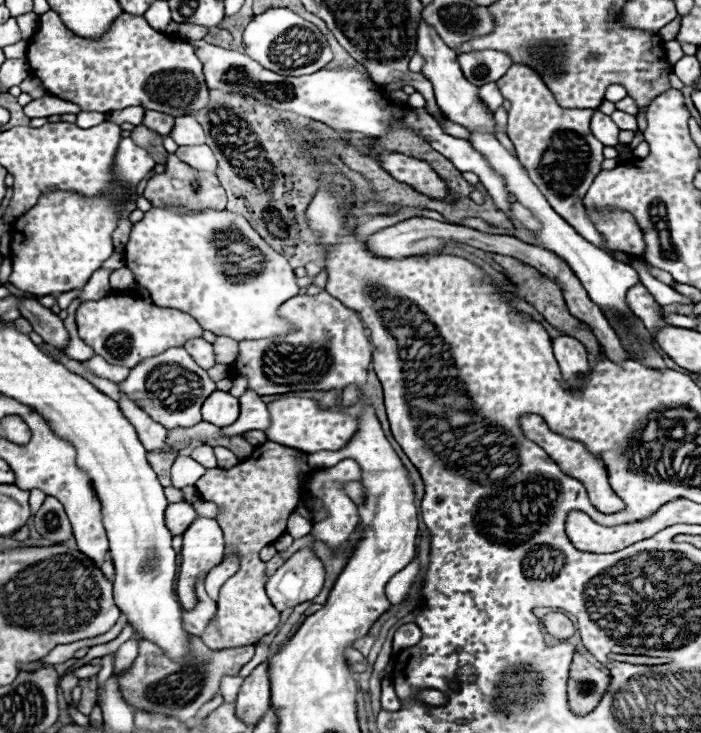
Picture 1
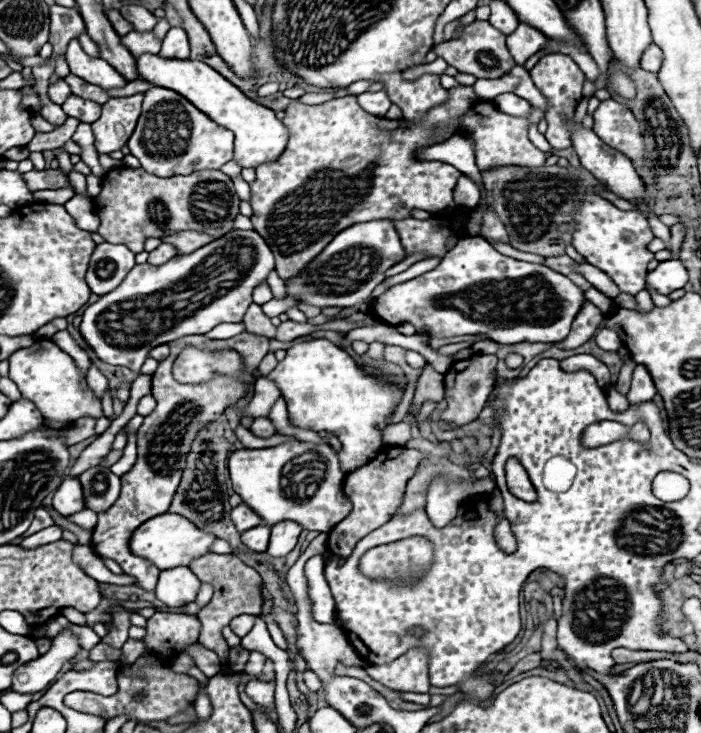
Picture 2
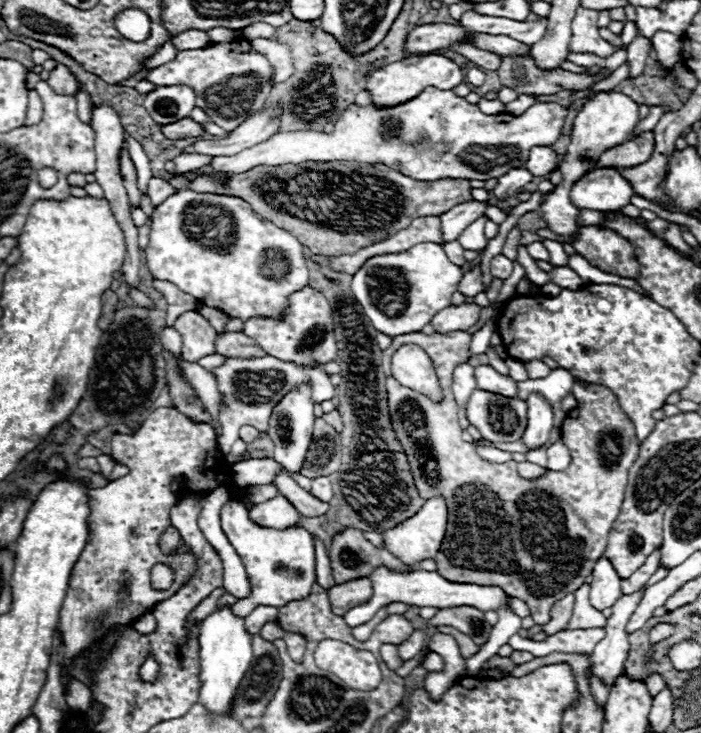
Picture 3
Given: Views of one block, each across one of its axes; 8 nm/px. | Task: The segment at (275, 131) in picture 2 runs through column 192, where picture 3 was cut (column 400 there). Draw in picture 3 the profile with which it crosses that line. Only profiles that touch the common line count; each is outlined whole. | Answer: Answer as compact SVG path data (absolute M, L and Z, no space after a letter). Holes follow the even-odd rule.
M424 54L424 56L410 56L398 62L392 62L380 70L376 70L366 84L366 90L372 96L372 104L378 108L390 108L390 106L398 106L404 104L412 98L416 98L424 88L434 86L434 88L442 88L442 90L452 90L454 86L462 84L464 76L462 70L456 62L452 62L446 56L440 54Z

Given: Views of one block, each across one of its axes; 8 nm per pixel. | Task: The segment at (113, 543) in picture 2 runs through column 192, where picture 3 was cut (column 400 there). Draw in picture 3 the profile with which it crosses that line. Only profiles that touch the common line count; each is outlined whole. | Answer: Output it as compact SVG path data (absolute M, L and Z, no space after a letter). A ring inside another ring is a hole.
M412 332L406 336L392 338L392 344L382 350L382 368L386 372L386 390L388 390L388 406L392 424L396 430L398 440L402 442L404 452L410 460L410 470L414 472L414 480L418 484L418 492L422 496L432 498L442 494L448 502L448 528L446 538L442 542L442 550L434 558L438 564L438 574L446 576L446 580L454 582L472 582L472 584L498 584L508 596L520 598L530 606L530 616L536 624L550 622L550 608L556 600L564 598L566 594L578 590L586 576L592 574L594 562L604 554L608 544L608 534L612 530L614 520L620 514L622 498L628 482L628 470L634 464L640 442L636 440L634 424L630 422L628 414L620 408L618 398L614 392L600 384L582 386L576 392L578 406L570 410L560 426L562 440L566 442L572 462L564 472L548 472L538 480L524 480L518 470L516 462L488 462L476 454L470 442L460 440L460 426L456 416L456 400L452 394L452 372L458 364L468 362L470 358L470 340L460 340L460 336L472 336L468 332L448 332L448 334L424 334ZM398 344L418 344L430 356L444 400L442 404L430 402L426 396L420 396L414 390L404 388L398 384L390 374L390 356L398 350Z

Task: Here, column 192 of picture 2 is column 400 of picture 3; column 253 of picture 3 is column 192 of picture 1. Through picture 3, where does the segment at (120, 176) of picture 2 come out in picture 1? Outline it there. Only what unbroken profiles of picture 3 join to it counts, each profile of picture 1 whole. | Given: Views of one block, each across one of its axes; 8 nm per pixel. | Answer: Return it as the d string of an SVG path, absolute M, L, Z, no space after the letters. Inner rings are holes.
M168 154L166 172L156 174L148 180L148 186L144 190L144 198L148 198L152 202L152 206L188 204L188 208L226 208L226 194L218 182L218 178L214 174L188 168L174 154Z

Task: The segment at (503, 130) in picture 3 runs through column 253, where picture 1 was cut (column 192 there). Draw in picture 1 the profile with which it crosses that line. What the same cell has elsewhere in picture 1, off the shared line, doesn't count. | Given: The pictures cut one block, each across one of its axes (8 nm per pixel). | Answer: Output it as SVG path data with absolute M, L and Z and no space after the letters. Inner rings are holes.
M204 144L204 146L180 146L176 150L176 156L188 164L190 168L194 170L200 170L200 172L210 172L210 174L216 174L216 168L218 168L218 162L212 154L212 150Z

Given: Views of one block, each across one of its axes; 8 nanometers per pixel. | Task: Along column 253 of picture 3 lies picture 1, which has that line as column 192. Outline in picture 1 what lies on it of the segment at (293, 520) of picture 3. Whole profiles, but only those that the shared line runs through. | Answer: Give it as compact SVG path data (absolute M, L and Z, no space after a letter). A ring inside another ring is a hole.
M176 502L176 504L168 504L166 508L166 526L172 532L172 536L182 534L188 524L196 518L196 510L188 504L188 502Z

